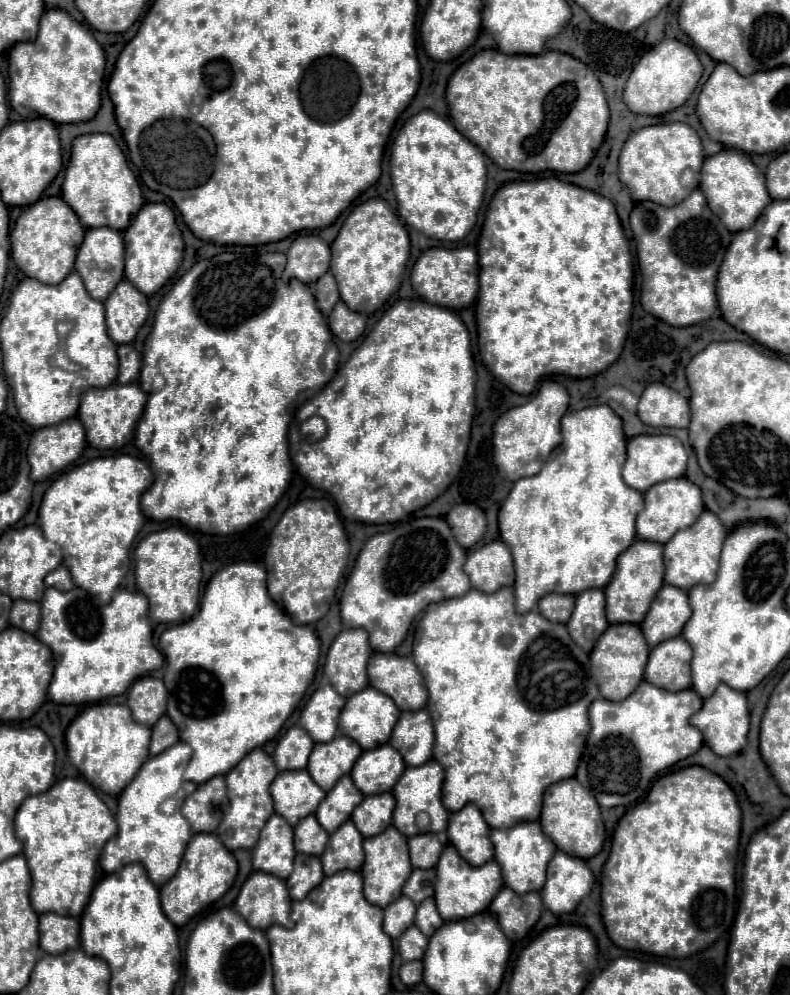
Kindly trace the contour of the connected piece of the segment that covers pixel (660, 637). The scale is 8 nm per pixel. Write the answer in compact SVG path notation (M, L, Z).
M664 585L640 627L646 637L646 643L654 647L670 637L678 637L682 633L682 625L688 619L690 619L688 593L678 587Z

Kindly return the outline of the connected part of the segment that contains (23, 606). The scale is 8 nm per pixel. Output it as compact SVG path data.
M24 599L14 601L10 611L10 625L24 629L28 633L36 633L38 621L40 621L40 603L24 601Z

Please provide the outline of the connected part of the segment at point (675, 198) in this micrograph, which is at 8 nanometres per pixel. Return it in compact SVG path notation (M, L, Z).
M684 123L652 125L634 131L620 153L618 177L628 187L634 201L654 201L658 205L682 203L700 183L704 151L698 133Z

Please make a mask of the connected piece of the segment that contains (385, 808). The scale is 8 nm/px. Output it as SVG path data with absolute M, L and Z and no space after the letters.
M380 793L364 797L364 801L354 809L352 821L364 837L374 837L382 833L392 821L394 797L392 793Z

